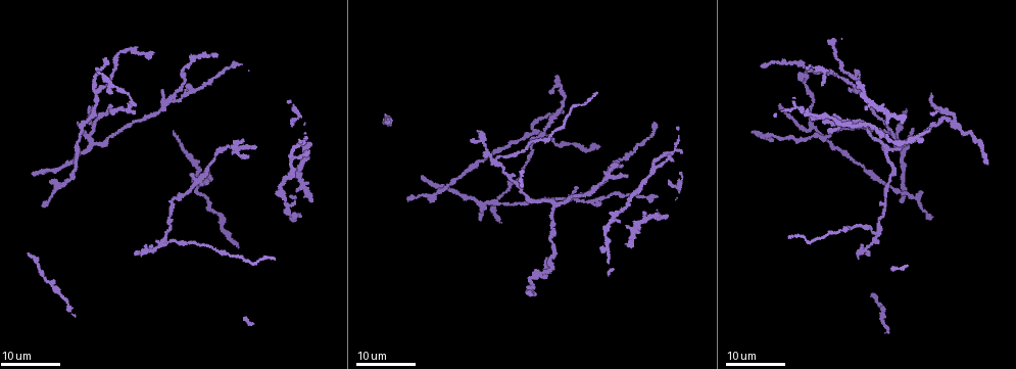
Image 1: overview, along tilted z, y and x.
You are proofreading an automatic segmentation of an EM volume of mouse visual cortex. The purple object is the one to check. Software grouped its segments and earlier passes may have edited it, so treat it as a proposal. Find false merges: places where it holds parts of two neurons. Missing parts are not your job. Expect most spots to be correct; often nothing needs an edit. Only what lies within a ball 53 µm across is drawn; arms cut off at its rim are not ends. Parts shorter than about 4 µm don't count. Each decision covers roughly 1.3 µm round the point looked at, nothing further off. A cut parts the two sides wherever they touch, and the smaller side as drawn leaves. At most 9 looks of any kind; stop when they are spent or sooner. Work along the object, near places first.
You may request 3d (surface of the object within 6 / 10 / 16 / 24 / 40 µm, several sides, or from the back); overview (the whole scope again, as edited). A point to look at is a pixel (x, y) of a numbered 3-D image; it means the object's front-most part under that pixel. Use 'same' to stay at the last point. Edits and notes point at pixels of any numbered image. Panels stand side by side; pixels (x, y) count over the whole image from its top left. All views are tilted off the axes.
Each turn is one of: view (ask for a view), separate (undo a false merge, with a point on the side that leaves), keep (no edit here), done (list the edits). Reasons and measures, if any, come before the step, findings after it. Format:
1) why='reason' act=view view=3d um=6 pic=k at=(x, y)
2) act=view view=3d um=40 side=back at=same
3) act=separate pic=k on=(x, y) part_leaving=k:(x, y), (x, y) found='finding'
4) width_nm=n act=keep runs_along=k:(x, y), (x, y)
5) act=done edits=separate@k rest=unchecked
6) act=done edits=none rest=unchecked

why='four-way junction' act=view view=3d um=24 pic=1 at=(955, 123)

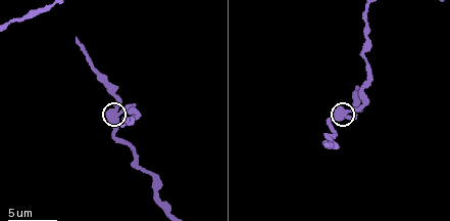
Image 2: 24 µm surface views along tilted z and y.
act=view view=3d um=6 pic=2 at=(113, 112)

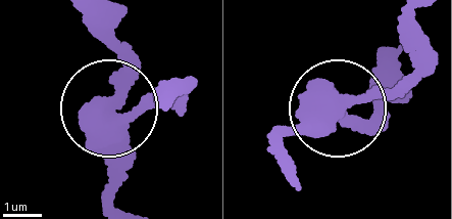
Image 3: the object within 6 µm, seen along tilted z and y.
width_nm=390 act=keep found='one neuron here'

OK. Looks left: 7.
why='four or more arms meet' act=view view=3d um=24 pic=1 at=(885, 148)

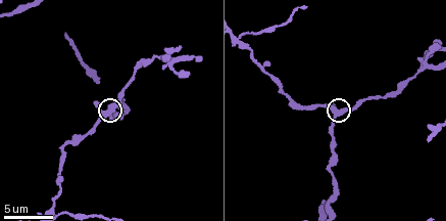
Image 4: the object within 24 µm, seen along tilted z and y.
why='zoom in' act=view view=3d um=6 pic=4 at=(336, 113)

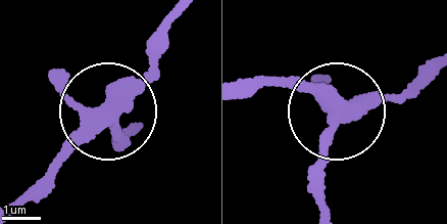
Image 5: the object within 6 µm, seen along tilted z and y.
act=keep found='all the same neuron'

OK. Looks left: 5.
why='four-way junction' act=view view=3d um=16 pic=1 at=(168, 100)

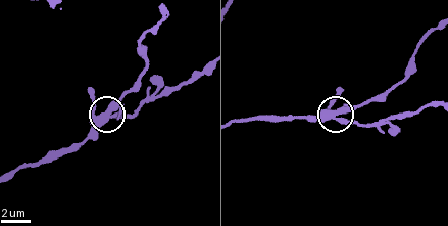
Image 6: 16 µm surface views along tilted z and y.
act=view view=3d um=10 pic=6 at=(329, 114)

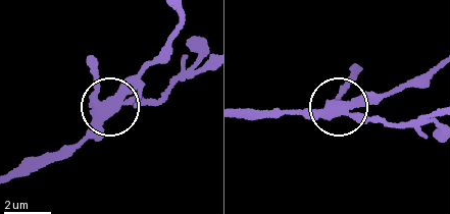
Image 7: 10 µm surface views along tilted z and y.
side_arm_um=22 act=keep runs_along=7:(433, 115), (361, 122), (340, 108), (406, 88) found='all the same neuron'

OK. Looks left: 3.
why='four arms meet' act=view view=3d um=16 pic=1 at=(90, 148)

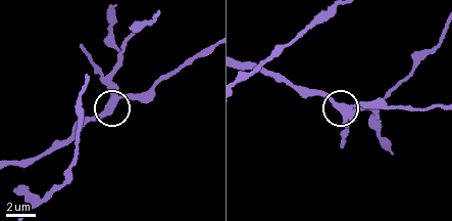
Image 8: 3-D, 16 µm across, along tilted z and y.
act=view view=3d um=6 pic=8 at=(342, 113)

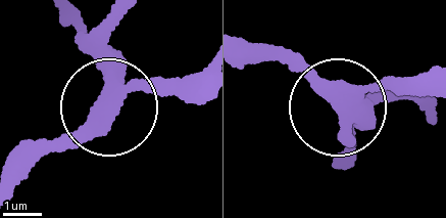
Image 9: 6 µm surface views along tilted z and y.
act=keep runs_along=9:(202, 67), (108, 95), (105, 18) found='one neuron here'

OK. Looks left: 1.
act=done edits=none rest=unchecked

